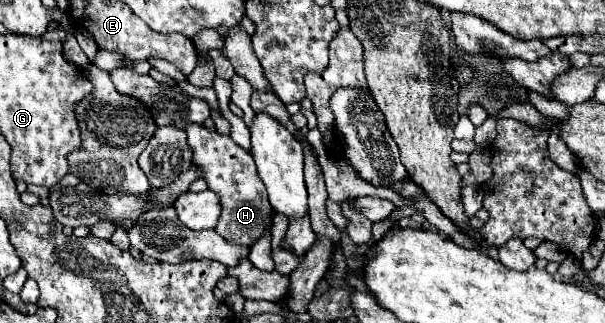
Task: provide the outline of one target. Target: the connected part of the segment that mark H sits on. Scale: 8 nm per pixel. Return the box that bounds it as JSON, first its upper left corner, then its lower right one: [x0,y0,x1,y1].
[185,123,271,247]

